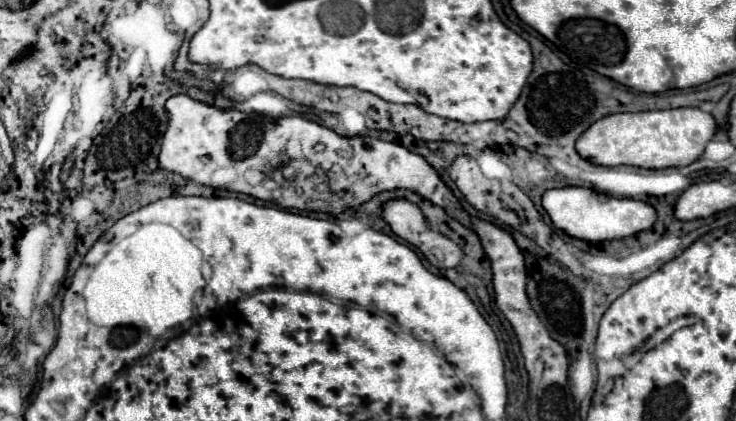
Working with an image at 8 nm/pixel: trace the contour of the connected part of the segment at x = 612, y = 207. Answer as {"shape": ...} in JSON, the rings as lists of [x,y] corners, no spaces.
{"shape":[[[585,187],[549,189],[543,193],[541,205],[557,229],[565,231],[569,237],[583,239],[583,241],[623,239],[623,237],[649,229],[657,219],[655,209],[643,201],[619,199],[619,197],[611,197],[611,195],[585,189]]]}

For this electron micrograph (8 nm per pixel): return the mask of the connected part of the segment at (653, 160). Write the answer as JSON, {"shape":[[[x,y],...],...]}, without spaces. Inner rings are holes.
{"shape":[[[665,109],[665,111],[641,111],[641,113],[613,113],[599,119],[583,131],[575,149],[583,159],[615,167],[633,165],[641,169],[665,169],[685,167],[703,155],[707,141],[715,135],[717,123],[711,113],[701,109]]]}

